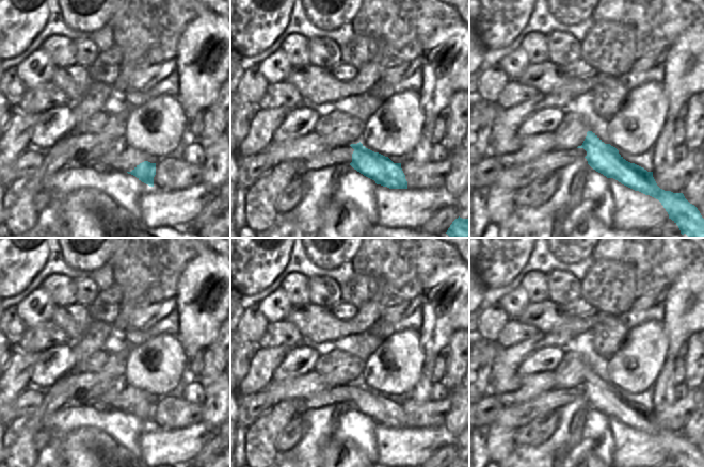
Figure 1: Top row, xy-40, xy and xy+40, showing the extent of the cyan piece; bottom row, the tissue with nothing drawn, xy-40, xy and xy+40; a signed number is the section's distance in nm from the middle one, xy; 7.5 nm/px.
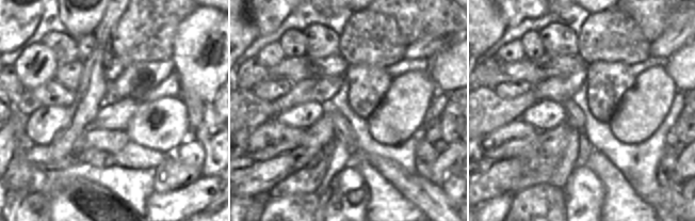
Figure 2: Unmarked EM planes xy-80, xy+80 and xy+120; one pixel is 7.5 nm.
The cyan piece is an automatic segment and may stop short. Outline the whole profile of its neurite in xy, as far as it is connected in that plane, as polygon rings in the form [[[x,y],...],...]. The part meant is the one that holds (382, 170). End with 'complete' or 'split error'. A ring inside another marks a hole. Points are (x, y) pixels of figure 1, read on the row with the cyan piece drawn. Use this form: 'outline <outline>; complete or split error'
outline [[[361,142],[350,145],[354,151],[350,165],[377,184],[389,189],[407,189],[407,181],[401,163],[394,163],[388,157],[366,148]]]; complete

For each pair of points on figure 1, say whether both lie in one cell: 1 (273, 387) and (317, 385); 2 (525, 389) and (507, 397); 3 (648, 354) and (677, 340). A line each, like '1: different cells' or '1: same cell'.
1: same cell
2: same cell
3: different cells

